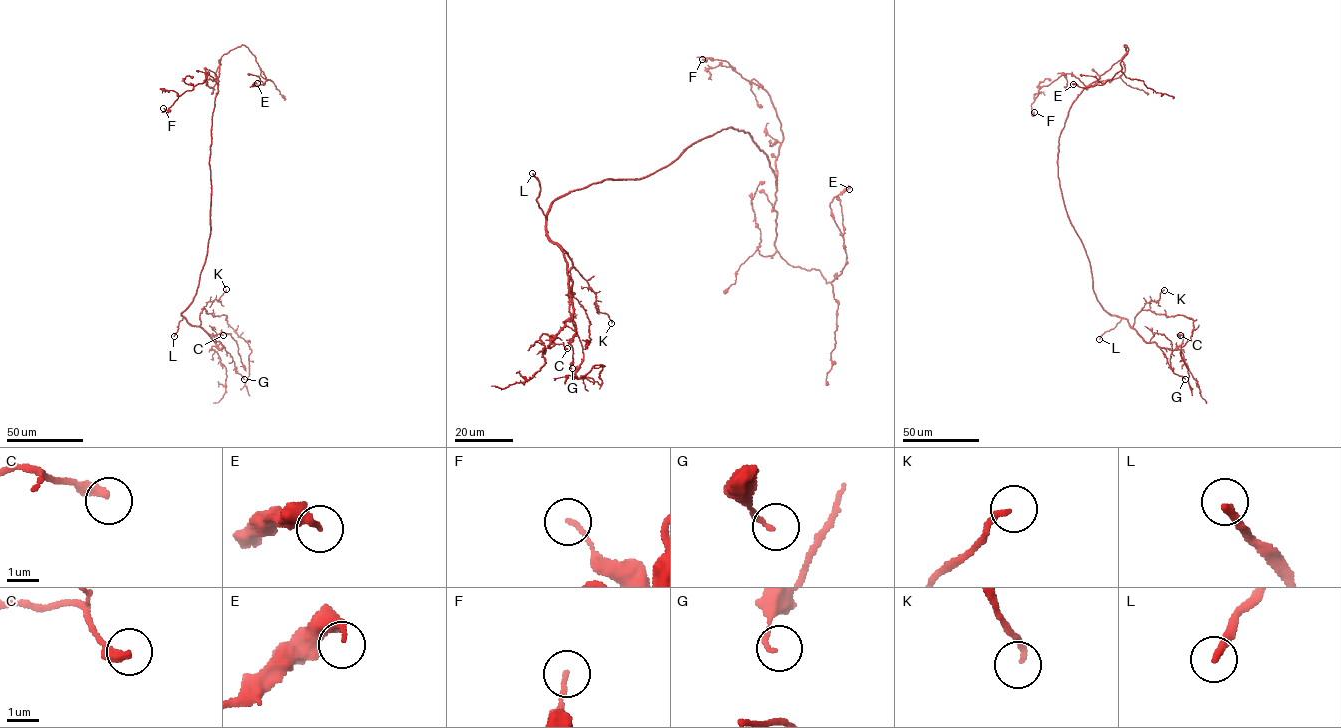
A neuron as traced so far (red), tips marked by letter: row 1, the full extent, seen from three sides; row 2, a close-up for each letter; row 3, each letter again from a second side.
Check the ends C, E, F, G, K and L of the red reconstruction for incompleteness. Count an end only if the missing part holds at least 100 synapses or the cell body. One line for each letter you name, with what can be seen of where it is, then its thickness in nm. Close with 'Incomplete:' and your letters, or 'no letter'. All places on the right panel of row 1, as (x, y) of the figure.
L: (1099, 339) | 200 nm
Incomplete: L

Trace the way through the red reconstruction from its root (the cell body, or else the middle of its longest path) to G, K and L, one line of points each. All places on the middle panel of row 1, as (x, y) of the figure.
G: (684, 151), (640, 179), (607, 179), (552, 204), (546, 232), (567, 265), (576, 325), (569, 342), (572, 368)
K: (684, 151), (640, 179), (607, 179), (569, 191), (548, 211), (546, 232), (568, 253), (611, 323)
L: (684, 151), (640, 179), (607, 179), (569, 191), (553, 201), (547, 219), (536, 199), (539, 183), (532, 173)

